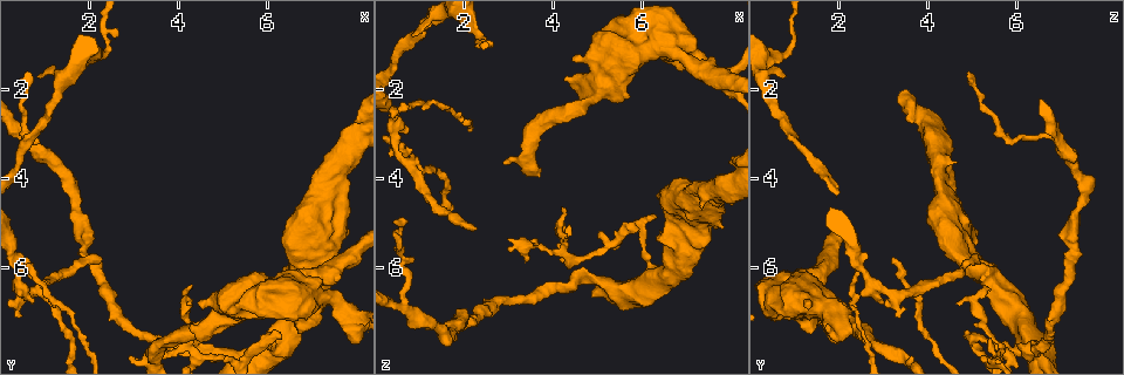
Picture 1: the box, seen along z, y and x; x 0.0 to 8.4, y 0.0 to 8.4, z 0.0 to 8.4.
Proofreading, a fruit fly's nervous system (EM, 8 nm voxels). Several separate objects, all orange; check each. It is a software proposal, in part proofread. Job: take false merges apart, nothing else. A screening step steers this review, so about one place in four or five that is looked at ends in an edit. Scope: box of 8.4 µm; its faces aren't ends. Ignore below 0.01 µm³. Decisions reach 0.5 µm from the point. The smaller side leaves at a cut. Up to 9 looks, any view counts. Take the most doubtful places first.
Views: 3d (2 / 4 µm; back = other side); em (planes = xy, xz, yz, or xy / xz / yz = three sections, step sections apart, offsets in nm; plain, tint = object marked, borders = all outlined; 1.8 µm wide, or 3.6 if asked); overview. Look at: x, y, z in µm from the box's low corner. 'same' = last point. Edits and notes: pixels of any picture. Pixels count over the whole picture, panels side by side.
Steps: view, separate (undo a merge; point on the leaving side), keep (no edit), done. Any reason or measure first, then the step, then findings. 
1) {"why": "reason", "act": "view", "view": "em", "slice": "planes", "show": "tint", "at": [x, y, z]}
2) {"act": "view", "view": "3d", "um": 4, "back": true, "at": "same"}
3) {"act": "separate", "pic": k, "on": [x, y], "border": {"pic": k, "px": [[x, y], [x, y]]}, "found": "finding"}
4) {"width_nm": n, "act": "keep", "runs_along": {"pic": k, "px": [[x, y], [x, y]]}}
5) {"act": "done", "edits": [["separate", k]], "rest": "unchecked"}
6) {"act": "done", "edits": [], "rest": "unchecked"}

{"why": "three arms meet", "act": "view", "view": "em", "slice": "xz", "step": 16, "show": "tint", "at": [0.90, 6.55, 3.75]}

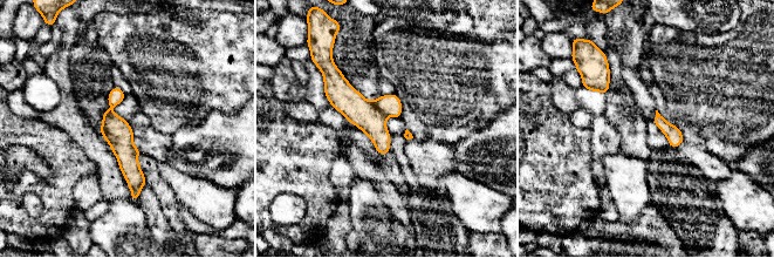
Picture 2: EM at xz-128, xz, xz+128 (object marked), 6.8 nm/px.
{"width_nm": 80, "act": "separate", "pic": 2, "on": [390, 104], "border": {"pic": 2, "px": [[372, 101], [388, 115]]}, "found": "a second neuron is stuck on"}

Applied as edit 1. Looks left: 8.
{"act": "view", "view": "overview"}

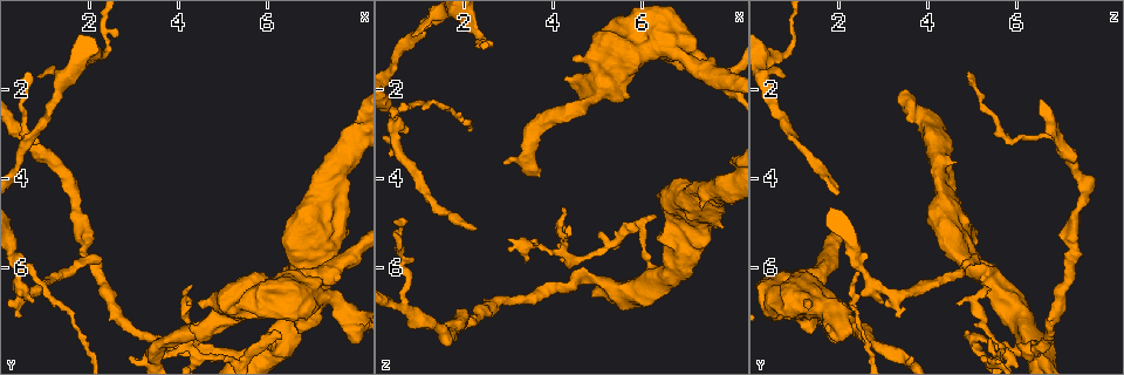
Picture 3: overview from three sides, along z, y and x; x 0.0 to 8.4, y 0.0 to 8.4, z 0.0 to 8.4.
{"act": "view", "view": "3d", "um": 4, "back": true, "at": [5.95, 7.70, 5.00]}

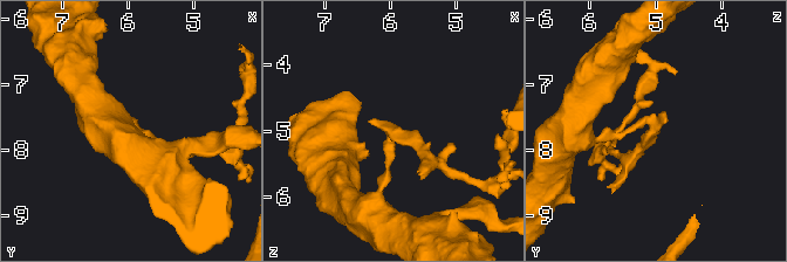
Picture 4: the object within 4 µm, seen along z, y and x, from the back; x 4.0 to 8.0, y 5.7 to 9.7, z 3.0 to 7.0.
{"why": "need the tissue", "act": "view", "view": "em", "slice": "planes", "show": "tint", "at": [5.95, 7.75, 5.05]}

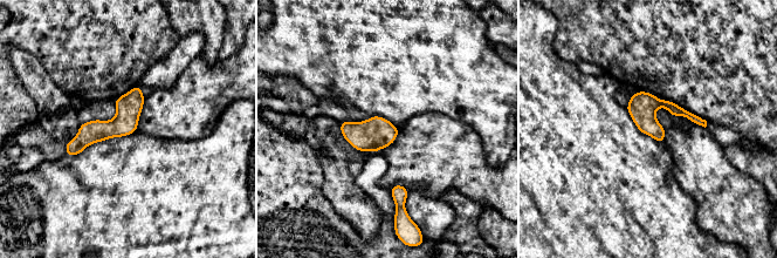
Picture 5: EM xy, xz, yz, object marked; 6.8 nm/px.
{"act": "separate", "pic": 5, "on": [643, 106], "part_leaving": {"pic": 5, "px": [[138, 89], [109, 129], [68, 149]]}, "found": "a second neuron is stuck on"}

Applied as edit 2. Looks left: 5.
{"why": "redraw", "act": "view", "view": "overview"}

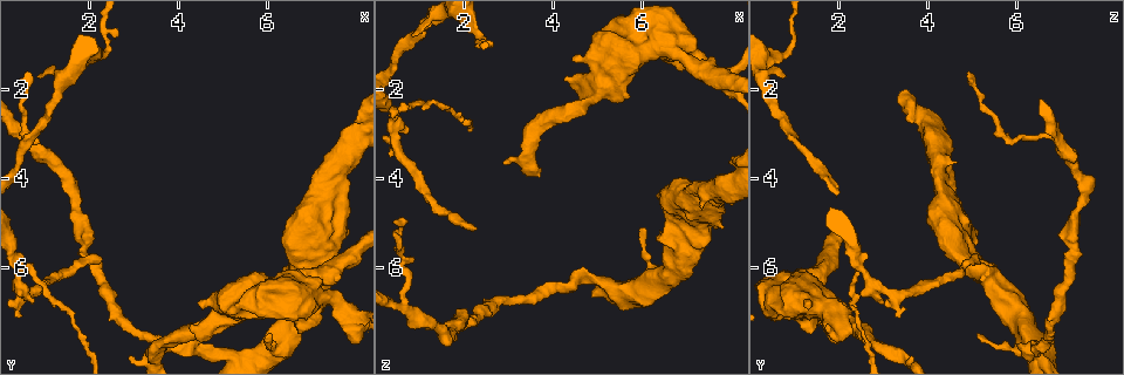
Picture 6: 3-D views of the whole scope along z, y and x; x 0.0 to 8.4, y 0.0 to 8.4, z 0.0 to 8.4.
{"why": "arms run side by side", "act": "view", "view": "3d", "um": 4, "at": [7.25, 5.15, 4.70]}

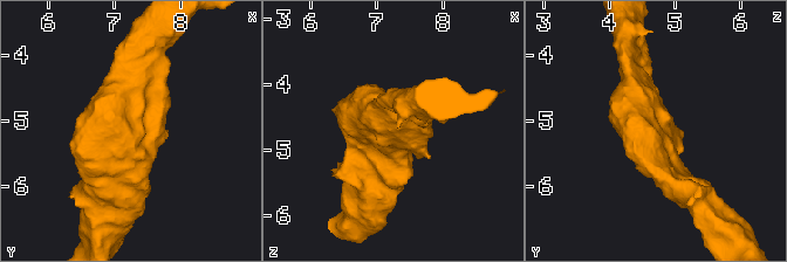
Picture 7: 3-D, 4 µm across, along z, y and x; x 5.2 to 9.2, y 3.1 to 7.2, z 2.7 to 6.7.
{"why": "now the EM", "act": "view", "view": "em", "um": 3.6, "slice": "yz", "step": 4, "show": "tint", "at": [7.25, 5.10, 4.65]}

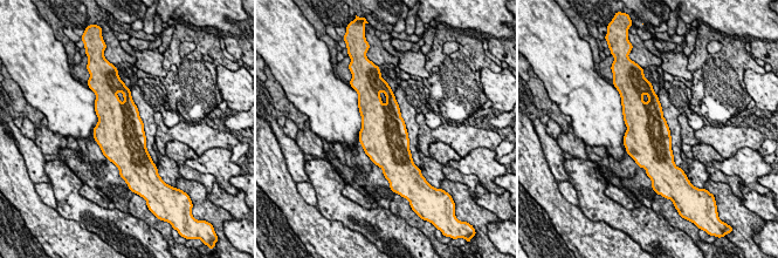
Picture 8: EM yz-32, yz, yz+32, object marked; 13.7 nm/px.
{"why": "cut it another way", "act": "view", "view": "em", "um": 3.6, "slice": "planes", "show": "tint", "at": "same"}

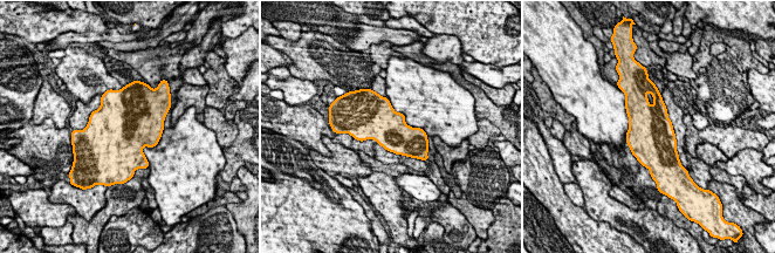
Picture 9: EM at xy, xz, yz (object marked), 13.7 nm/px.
{"act": "keep", "found": "all the same neuron"}

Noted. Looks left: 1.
{"why": "a fork", "act": "view", "view": "em", "um": 3.6, "slice": "planes", "show": "tint", "at": [4.95, 7.25, 2.10]}

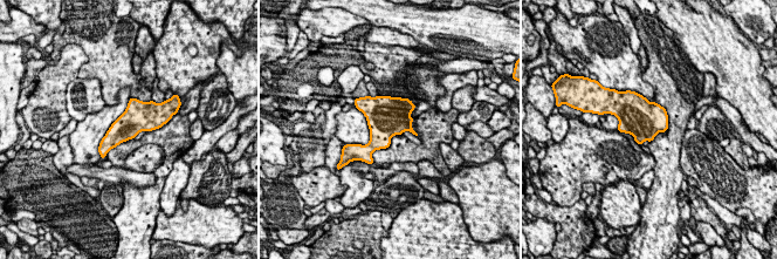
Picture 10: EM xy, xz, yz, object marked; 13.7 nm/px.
{"act": "keep", "found": "all the same neuron"}

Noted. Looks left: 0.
{"act": "done", "edits": [["separate", 2], ["separate", 5]], "rest": "unchecked"}

